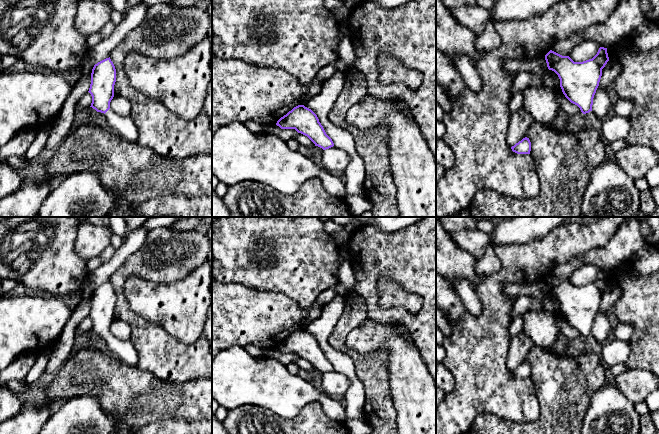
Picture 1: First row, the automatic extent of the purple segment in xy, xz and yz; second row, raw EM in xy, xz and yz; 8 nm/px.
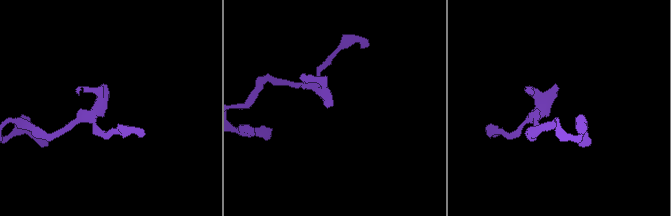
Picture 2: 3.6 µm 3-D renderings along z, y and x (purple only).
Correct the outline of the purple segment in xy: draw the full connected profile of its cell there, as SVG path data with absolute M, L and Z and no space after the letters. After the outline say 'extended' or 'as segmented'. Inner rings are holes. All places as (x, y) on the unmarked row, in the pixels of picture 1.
M110 281L94 289L91 297L89 317L92 320L91 330L97 336L104 337L108 348L118 355L119 360L130 366L138 363L138 353L130 340L121 340L110 333L114 321L116 293Z; extended

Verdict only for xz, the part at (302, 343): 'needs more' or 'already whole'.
already whole

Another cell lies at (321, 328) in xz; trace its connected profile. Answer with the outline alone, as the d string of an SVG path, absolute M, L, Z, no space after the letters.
M337 295L322 307L321 315L304 330L317 339L334 370L341 372L349 379L350 386L344 394L346 420L356 420L364 418L365 388L356 376L354 362L349 355L335 350L328 343L328 338L344 311L346 299L345 296Z

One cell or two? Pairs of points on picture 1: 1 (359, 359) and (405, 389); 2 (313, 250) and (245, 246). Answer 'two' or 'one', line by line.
1: two
2: one

